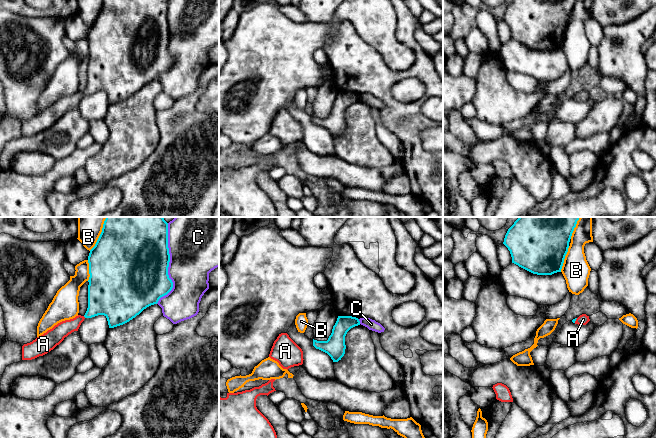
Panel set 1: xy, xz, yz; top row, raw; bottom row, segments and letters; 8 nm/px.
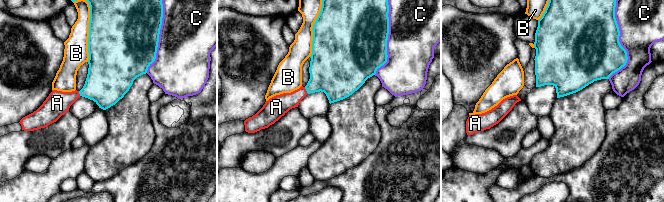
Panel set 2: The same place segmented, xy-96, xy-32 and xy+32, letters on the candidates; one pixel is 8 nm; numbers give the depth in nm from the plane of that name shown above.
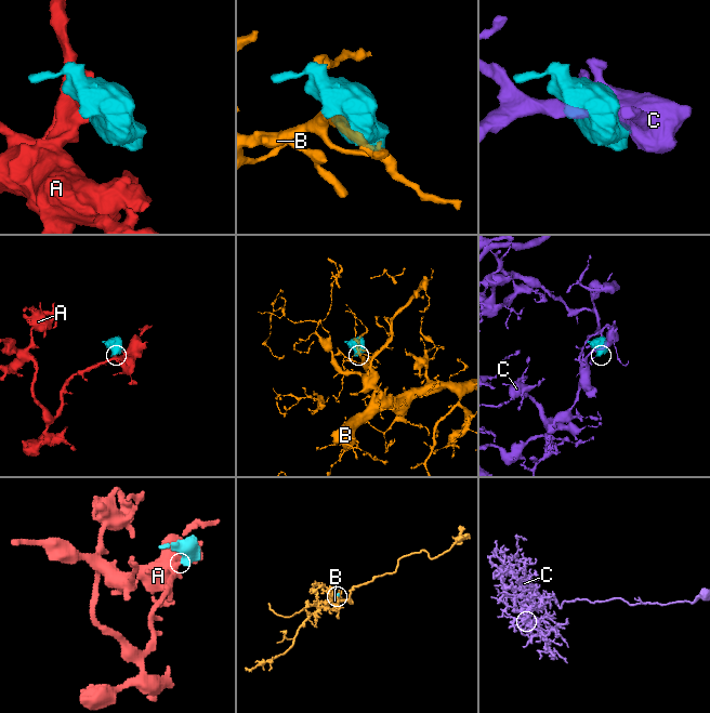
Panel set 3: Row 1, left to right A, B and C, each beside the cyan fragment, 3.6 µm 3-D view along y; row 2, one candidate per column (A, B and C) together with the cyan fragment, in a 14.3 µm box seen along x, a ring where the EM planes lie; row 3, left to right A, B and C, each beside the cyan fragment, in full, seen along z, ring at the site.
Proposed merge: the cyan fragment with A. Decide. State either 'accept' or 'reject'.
accept

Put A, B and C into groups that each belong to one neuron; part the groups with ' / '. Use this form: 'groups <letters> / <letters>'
groups A / B / C

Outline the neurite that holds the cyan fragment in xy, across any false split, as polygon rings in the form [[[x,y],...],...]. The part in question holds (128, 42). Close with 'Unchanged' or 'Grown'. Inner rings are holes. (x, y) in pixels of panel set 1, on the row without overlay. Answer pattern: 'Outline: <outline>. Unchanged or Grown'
Outline: [[[103,0],[102,8],[88,32],[88,84],[84,93],[104,91],[109,104],[114,104],[129,98],[147,83],[157,80],[173,64],[168,51],[169,38],[168,0]]]. Unchanged

